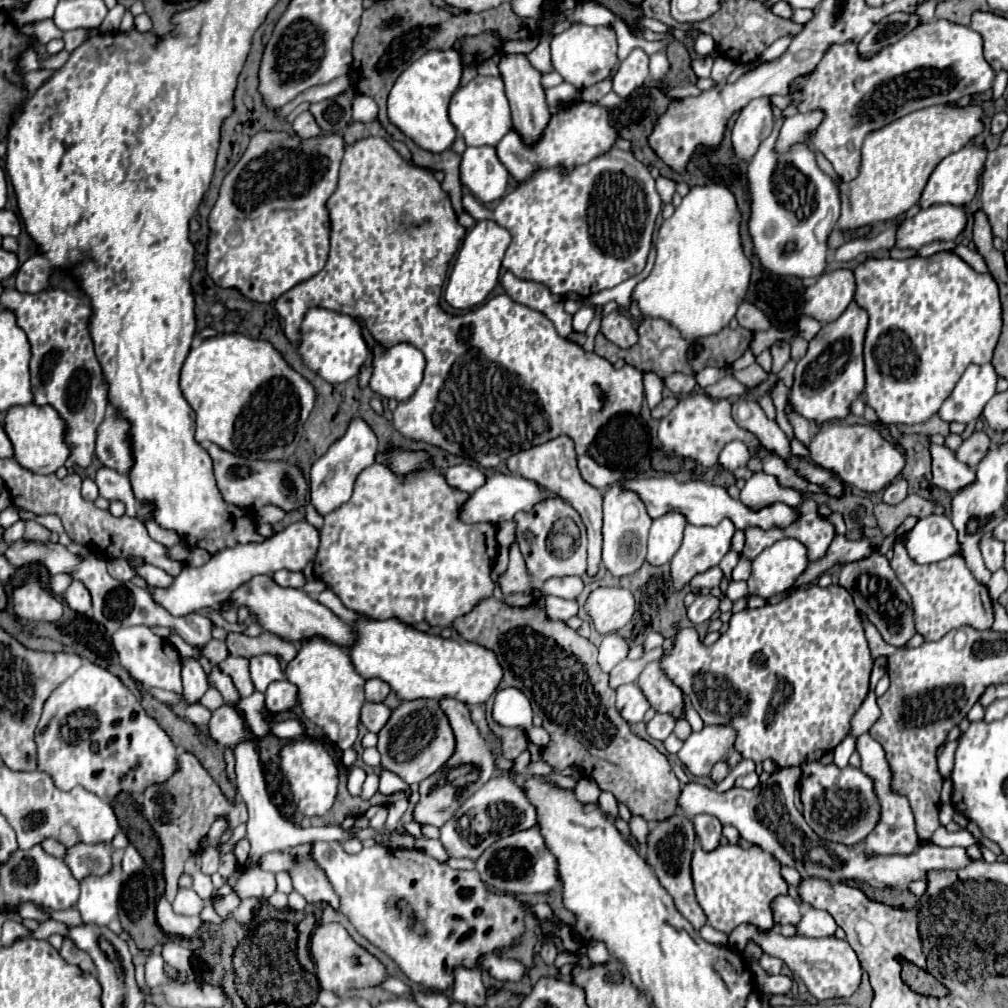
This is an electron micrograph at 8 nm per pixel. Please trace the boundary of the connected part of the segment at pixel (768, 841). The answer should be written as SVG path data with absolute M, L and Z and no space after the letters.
M786 767L778 773L772 773L772 777L766 783L760 783L756 789L740 789L734 787L726 793L718 793L714 789L708 789L704 785L698 785L694 781L682 785L678 795L678 807L688 815L698 813L710 813L718 817L724 825L732 825L738 829L740 837L748 843L756 843L762 849L774 853L782 865L794 867L802 877L818 877L832 883L840 881L868 881L870 885L878 887L908 887L908 883L926 879L930 871L938 869L960 869L970 863L966 857L964 847L938 847L932 841L918 845L910 857L894 855L894 857L874 857L866 855L862 845L848 847L840 843L828 843L822 841L804 821L802 813L794 805L794 793L798 789L800 781L800 767Z

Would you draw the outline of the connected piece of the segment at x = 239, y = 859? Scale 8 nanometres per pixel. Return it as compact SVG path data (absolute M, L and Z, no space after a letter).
M240 839L234 849L232 849L232 855L236 857L236 863L238 863L238 869L244 869L246 863L248 863L248 855L250 855L250 843L244 839Z

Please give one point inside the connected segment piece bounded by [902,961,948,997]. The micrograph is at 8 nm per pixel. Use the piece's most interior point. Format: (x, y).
(917, 979)

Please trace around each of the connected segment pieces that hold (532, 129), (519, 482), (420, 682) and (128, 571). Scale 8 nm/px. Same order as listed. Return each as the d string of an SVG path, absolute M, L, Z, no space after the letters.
M502 55L498 67L502 71L502 79L504 79L504 87L506 87L506 97L510 101L514 131L520 133L524 145L532 147L532 145L538 143L538 139L542 137L542 131L546 129L546 125L550 121L546 93L544 93L544 89L540 85L540 77L542 75L528 63L528 59L524 55Z
M494 473L486 479L486 485L480 487L478 491L472 493L472 497L462 505L460 509L460 519L466 523L478 523L478 521L488 521L488 523L500 523L500 521L512 521L516 513L524 511L528 513L538 501L558 497L556 493L536 485L534 481L528 481L520 475L502 475Z
M360 615L358 621L352 621L352 627L356 637L346 653L350 655L354 669L358 669L364 679L376 677L388 683L400 701L440 701L444 697L452 697L466 705L486 703L502 679L502 667L496 655L480 645L428 635L396 617L378 621L368 615Z
M110 559L108 561L108 573L118 581L130 581L136 575L126 559Z

